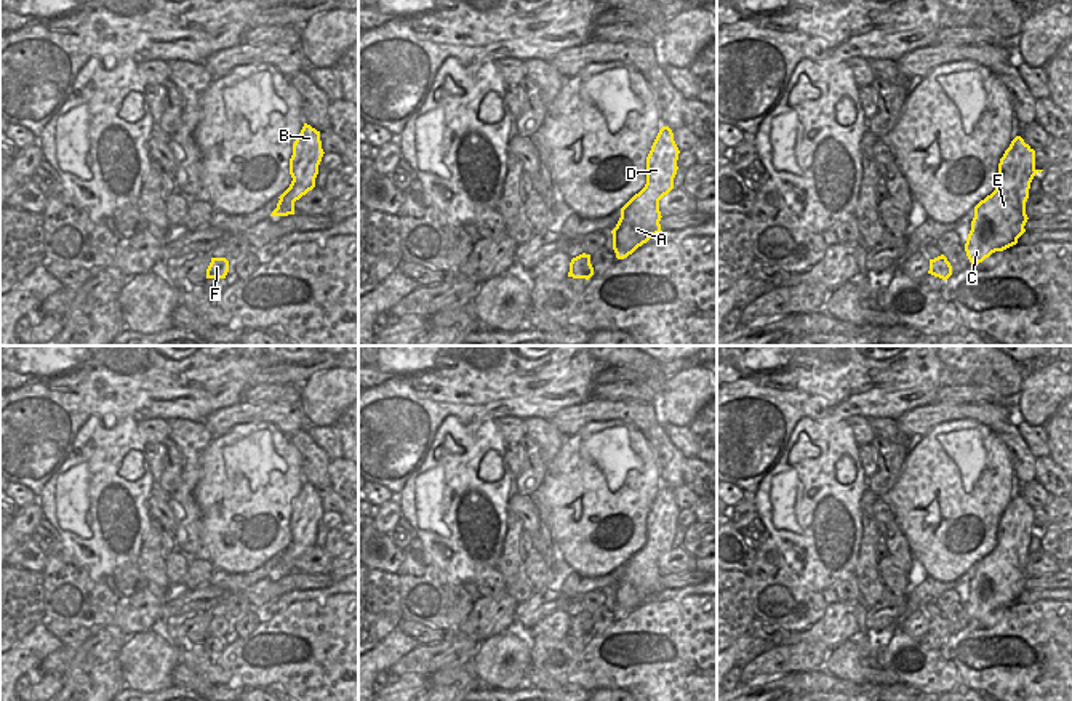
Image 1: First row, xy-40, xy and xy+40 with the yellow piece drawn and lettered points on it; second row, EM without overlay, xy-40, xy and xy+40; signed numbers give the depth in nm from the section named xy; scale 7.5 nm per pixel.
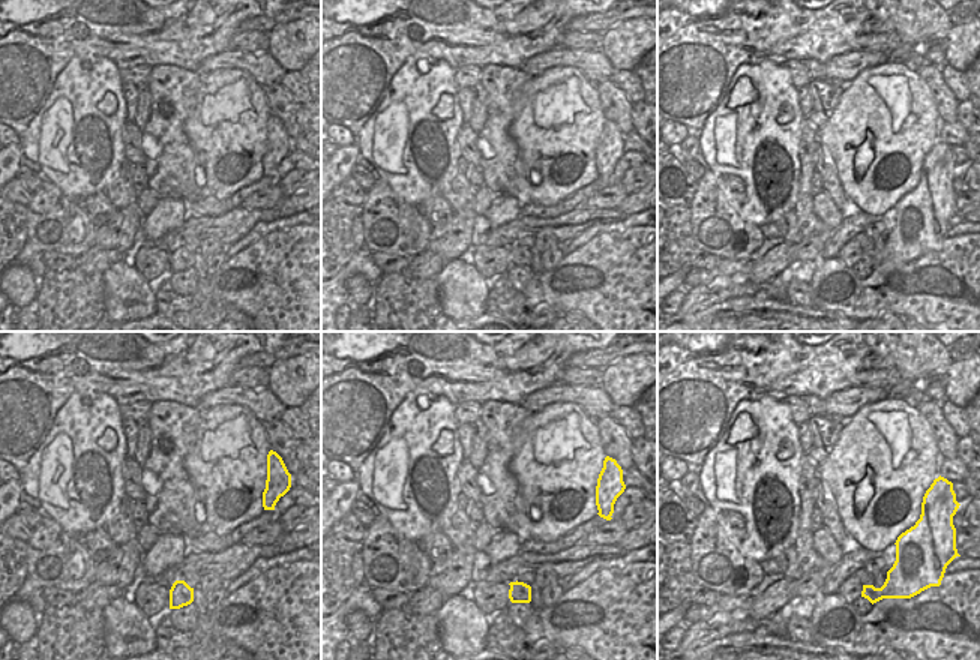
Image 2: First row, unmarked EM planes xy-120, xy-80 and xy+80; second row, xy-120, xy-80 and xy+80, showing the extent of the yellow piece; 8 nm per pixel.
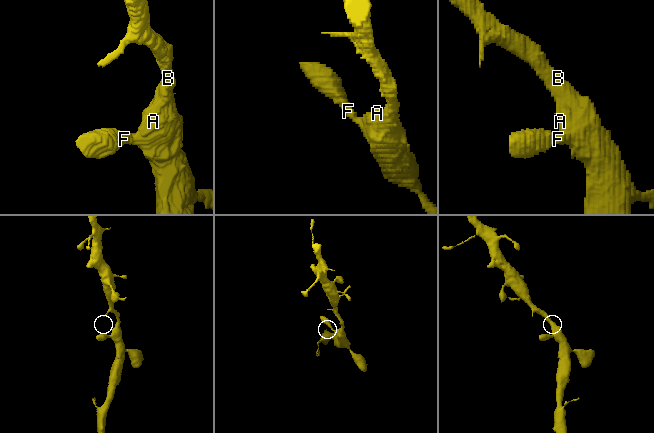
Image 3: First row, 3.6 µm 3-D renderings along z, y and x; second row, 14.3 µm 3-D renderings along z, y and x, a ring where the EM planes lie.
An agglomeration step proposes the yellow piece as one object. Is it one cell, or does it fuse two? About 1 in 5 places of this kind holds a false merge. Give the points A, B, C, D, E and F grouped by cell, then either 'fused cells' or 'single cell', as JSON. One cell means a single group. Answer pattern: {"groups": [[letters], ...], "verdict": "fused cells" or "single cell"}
{"groups": [["A", "B", "C", "D", "E", "F"]], "verdict": "single cell"}

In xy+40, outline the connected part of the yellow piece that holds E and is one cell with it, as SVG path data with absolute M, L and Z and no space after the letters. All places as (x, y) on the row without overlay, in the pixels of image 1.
M1016 495L998 522L998 543L995 549L974 565L974 576L968 592L965 610L971 623L979 623L995 610L1003 610L1018 602L1026 591L1026 560L1034 535L1043 528L1035 527L1035 509Z

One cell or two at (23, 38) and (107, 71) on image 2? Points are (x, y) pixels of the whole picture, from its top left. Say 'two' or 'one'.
two

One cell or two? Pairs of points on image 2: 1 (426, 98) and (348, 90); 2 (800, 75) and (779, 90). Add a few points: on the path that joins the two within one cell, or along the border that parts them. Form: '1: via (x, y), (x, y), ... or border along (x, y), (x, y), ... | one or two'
1: border along (404, 63), (393, 75), (384, 98) | two
2: border along (781, 65), (796, 89) | two

